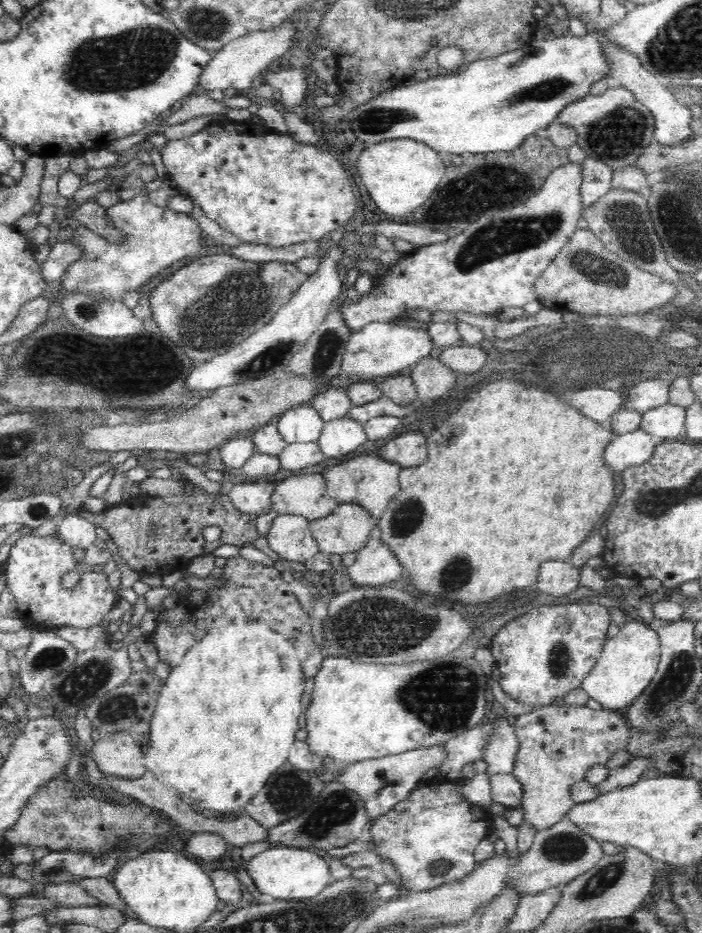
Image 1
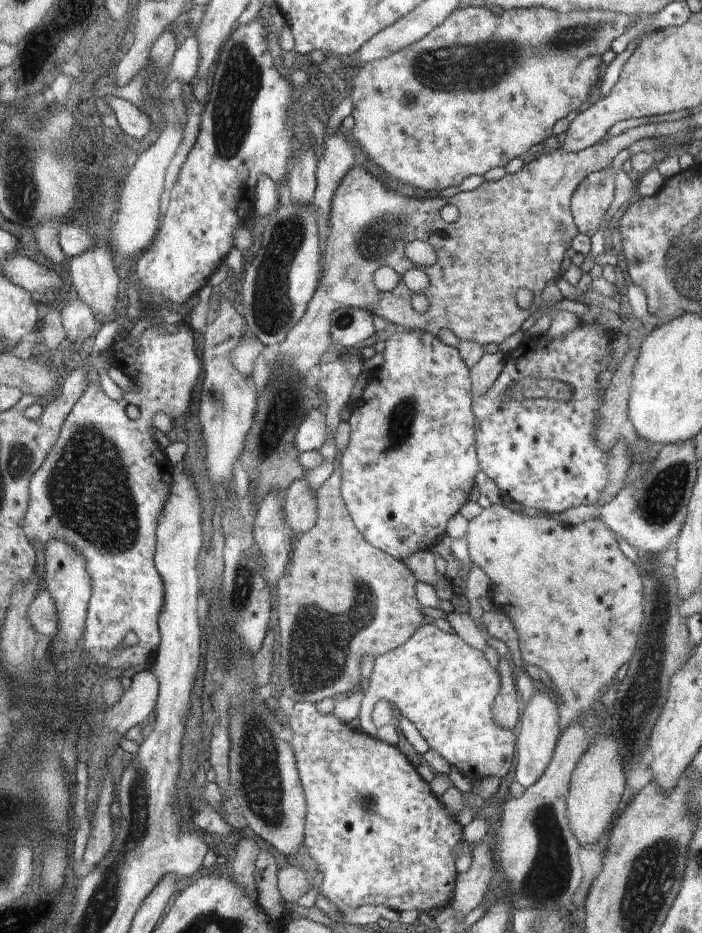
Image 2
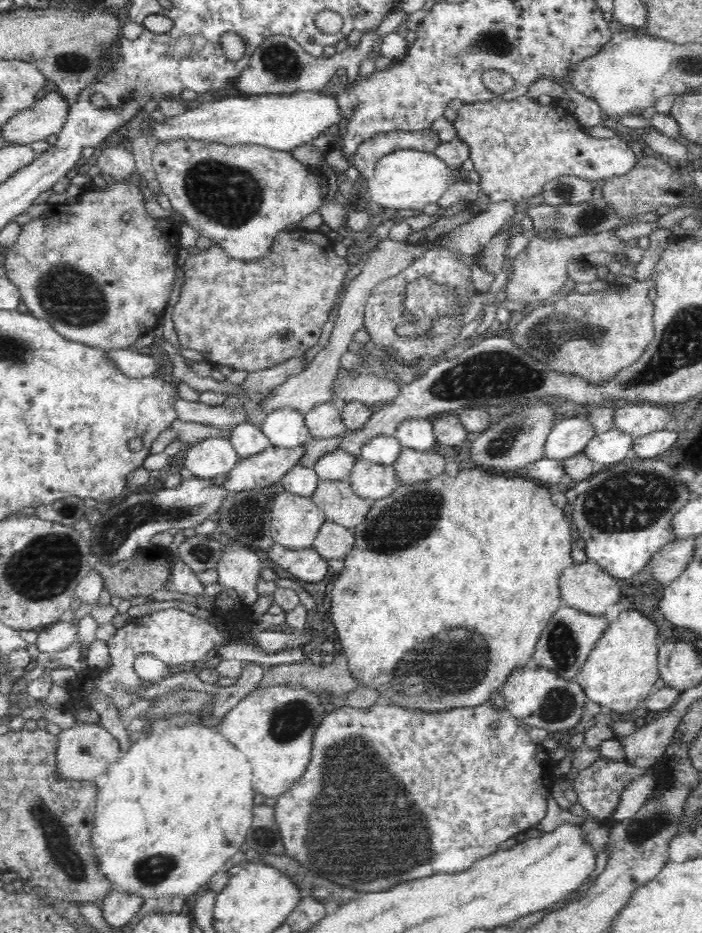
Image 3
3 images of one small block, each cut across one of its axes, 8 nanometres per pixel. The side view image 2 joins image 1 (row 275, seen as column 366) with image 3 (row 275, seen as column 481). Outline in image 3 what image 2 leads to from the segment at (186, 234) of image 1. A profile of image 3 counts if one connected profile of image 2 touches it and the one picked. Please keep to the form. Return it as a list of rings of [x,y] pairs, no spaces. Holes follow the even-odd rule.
[[[138,179],[132,180],[132,182],[112,182],[102,192],[96,192],[96,190],[88,192],[84,189],[84,194],[78,196],[74,204],[64,202],[50,205],[38,218],[34,218],[28,224],[24,224],[20,235],[18,235],[18,240],[3,252],[5,255],[3,272],[18,287],[21,301],[28,308],[28,312],[40,320],[49,322],[52,328],[55,328],[55,331],[60,333],[65,339],[108,351],[126,350],[142,334],[150,334],[158,324],[162,323],[162,306],[166,308],[166,304],[168,304],[166,300],[169,300],[172,288],[174,288],[174,278],[176,278],[178,268],[176,261],[178,260],[178,250],[181,249],[180,240],[164,234],[162,228],[160,228],[160,234],[158,234],[156,226],[158,226],[160,220],[152,218],[150,214],[146,214],[144,196],[142,196],[141,186],[138,186],[138,184],[141,184]],[[122,212],[129,212],[130,220],[124,222],[122,220],[122,216],[124,216]]]

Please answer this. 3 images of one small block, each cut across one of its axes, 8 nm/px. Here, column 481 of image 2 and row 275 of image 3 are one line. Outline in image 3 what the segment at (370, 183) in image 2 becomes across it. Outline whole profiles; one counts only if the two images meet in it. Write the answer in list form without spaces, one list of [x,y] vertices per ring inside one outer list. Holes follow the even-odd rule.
[[[295,227],[276,235],[270,257],[258,262],[230,258],[219,244],[213,243],[199,254],[190,254],[182,268],[184,278],[181,291],[172,310],[180,346],[201,352],[210,363],[250,373],[276,366],[292,357],[300,357],[318,342],[322,326],[328,320],[351,265],[346,258],[334,252],[334,240],[326,234]]]

